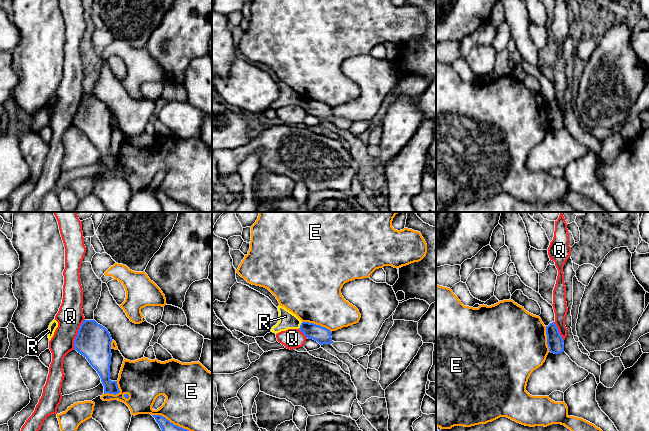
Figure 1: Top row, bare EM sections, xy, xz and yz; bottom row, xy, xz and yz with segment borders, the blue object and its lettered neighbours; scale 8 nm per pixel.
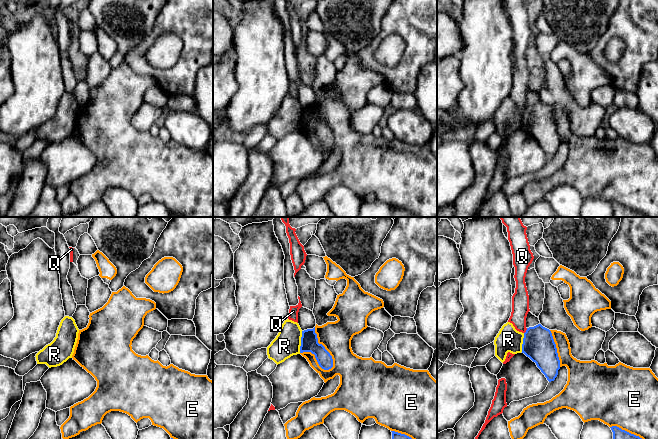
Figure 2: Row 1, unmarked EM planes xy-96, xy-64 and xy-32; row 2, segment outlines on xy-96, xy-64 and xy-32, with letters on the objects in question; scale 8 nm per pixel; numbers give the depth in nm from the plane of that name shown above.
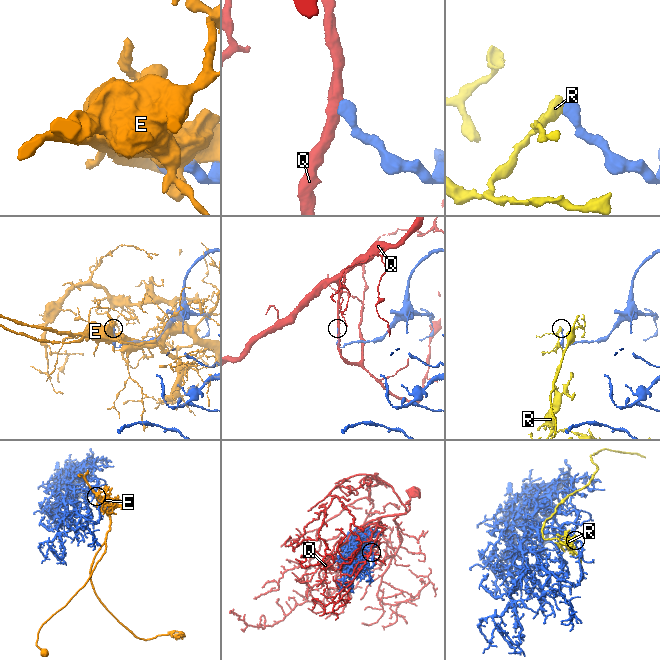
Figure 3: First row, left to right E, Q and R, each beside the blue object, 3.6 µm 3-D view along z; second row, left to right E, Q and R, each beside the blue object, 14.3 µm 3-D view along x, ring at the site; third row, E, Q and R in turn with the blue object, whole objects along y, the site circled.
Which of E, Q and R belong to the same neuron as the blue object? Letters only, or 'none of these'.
none of these

